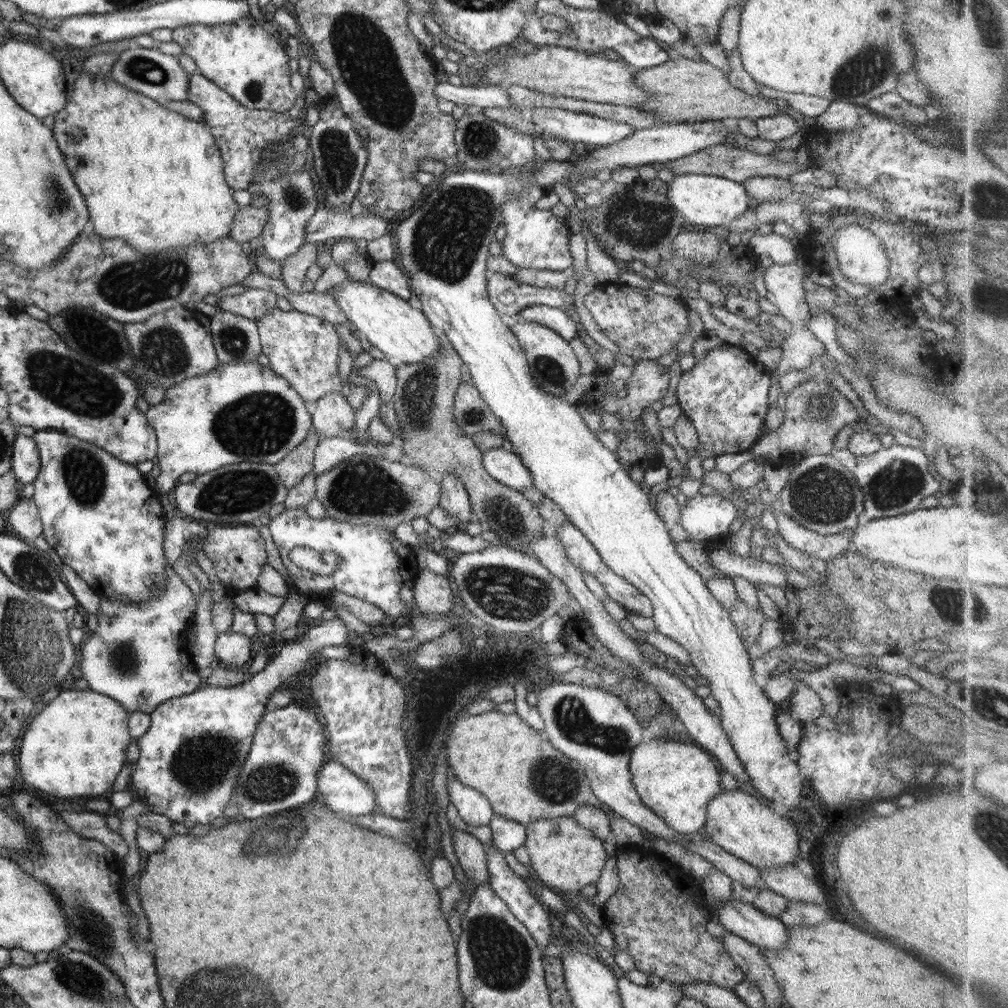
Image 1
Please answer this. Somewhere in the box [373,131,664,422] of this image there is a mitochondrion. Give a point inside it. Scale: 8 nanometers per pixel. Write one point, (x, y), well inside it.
(449, 233)

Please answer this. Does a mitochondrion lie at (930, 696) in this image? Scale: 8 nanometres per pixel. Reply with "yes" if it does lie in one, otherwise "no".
no

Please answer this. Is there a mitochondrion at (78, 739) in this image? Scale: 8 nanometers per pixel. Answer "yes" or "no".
no

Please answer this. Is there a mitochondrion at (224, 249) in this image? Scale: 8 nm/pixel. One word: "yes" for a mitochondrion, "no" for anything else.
no

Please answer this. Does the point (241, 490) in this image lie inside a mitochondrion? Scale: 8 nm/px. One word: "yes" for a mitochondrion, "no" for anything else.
yes

